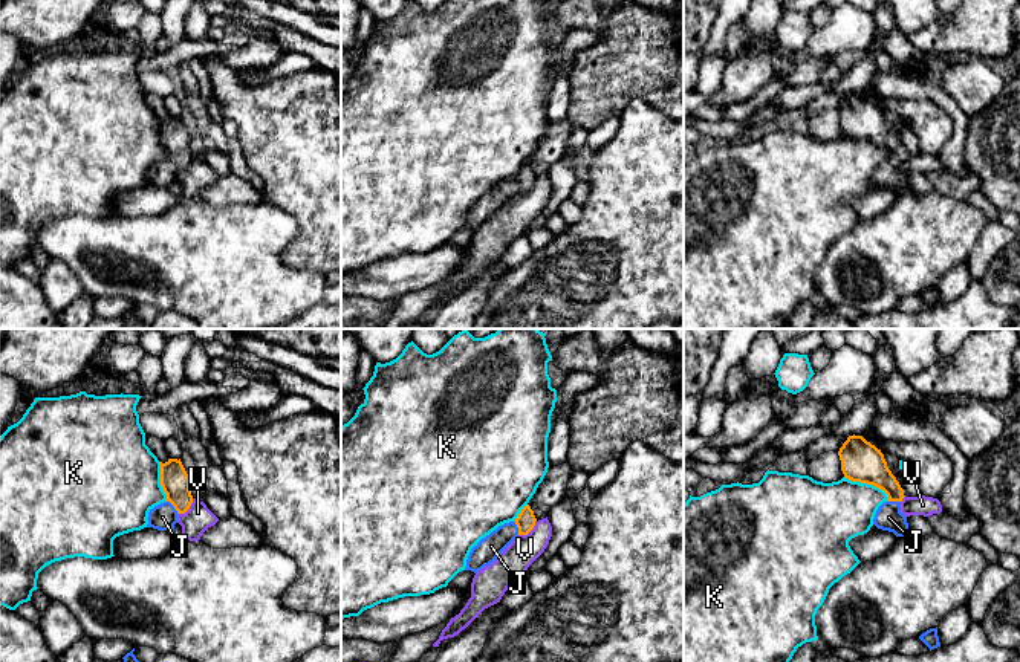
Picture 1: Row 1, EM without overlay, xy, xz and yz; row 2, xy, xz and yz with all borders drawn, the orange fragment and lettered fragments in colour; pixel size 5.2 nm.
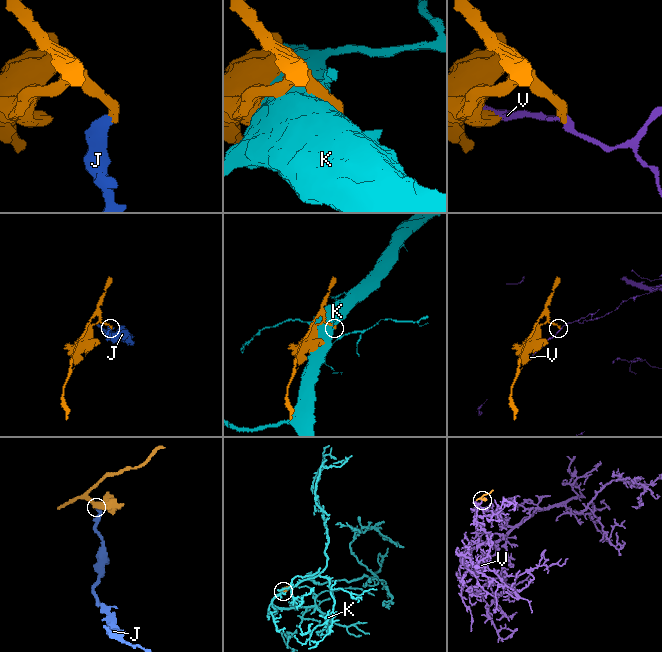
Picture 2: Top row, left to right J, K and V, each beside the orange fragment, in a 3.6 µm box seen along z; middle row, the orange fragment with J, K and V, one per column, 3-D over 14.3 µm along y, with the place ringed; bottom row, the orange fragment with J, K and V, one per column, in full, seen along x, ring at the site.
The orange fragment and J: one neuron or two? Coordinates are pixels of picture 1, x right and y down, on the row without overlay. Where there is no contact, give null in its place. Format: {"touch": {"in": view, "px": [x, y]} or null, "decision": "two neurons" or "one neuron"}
{"touch": {"in": "xy", "px": [173, 162]}, "decision": "one neuron"}

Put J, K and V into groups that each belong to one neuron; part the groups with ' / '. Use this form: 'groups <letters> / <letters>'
groups J / K / V

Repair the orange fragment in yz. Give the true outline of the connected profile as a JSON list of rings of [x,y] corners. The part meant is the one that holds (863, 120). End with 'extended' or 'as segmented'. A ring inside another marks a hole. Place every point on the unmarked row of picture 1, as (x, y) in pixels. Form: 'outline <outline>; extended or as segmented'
outline [[[853,92],[843,101],[838,113],[846,136],[873,142],[887,151],[888,157],[878,165],[873,182],[878,187],[893,190],[896,194],[918,196],[908,187],[907,173],[901,170],[904,147],[888,127],[881,107],[862,93]]]; extended

